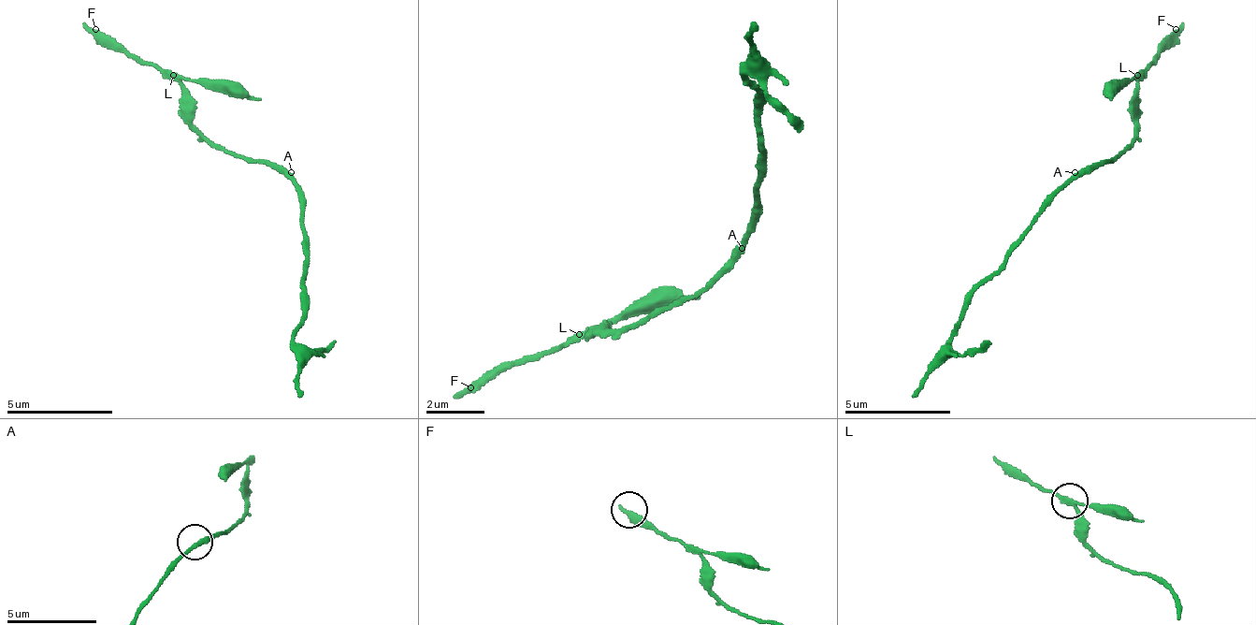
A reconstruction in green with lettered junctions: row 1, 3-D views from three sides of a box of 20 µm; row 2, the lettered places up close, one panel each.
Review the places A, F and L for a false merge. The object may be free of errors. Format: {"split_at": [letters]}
{"split_at": ["L"]}

